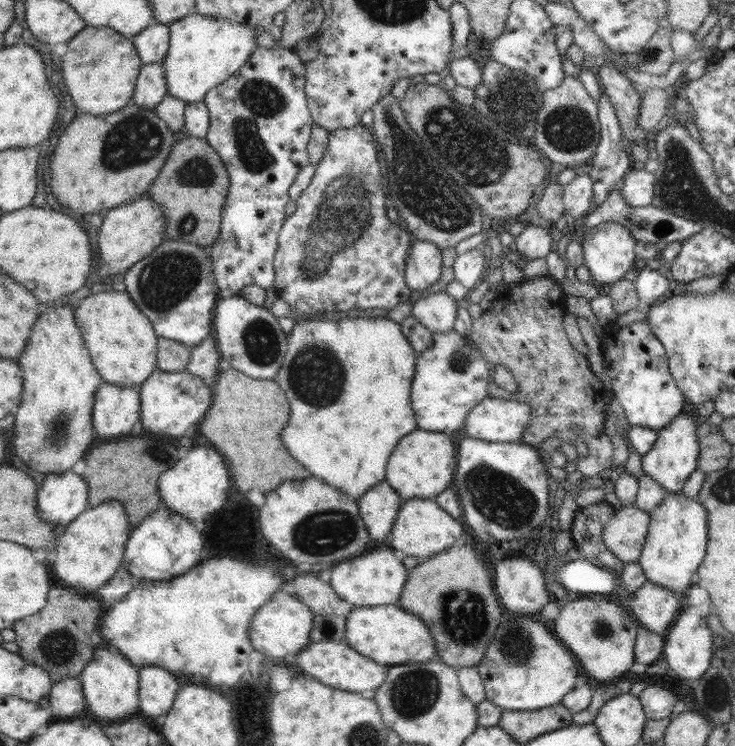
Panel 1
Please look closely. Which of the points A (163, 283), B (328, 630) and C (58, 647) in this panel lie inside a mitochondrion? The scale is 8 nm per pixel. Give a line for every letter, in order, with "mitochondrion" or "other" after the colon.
A: mitochondrion
B: other
C: mitochondrion

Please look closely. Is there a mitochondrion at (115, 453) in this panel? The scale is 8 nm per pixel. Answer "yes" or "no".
no

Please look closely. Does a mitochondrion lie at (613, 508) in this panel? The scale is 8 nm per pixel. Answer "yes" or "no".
no

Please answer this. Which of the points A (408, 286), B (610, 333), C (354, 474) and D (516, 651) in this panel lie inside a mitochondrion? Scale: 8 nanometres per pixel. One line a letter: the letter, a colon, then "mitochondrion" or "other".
A: other
B: other
C: other
D: mitochondrion

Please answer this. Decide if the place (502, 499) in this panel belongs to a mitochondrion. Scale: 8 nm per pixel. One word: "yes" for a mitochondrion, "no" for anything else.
yes

